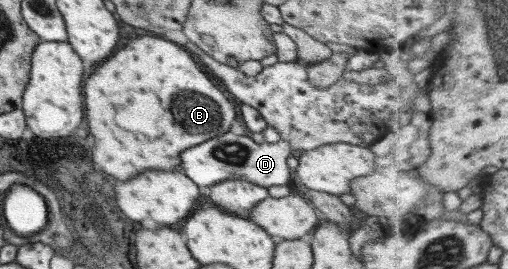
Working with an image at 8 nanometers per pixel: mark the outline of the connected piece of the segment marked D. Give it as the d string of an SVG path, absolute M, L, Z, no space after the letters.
M228 131L207 139L197 146L188 147L188 151L180 153L180 165L184 175L197 186L210 187L228 178L244 178L246 181L260 187L270 185L291 186L292 171L286 165L287 157L293 155L289 143L278 140L276 143L255 143L248 136L234 135Z

